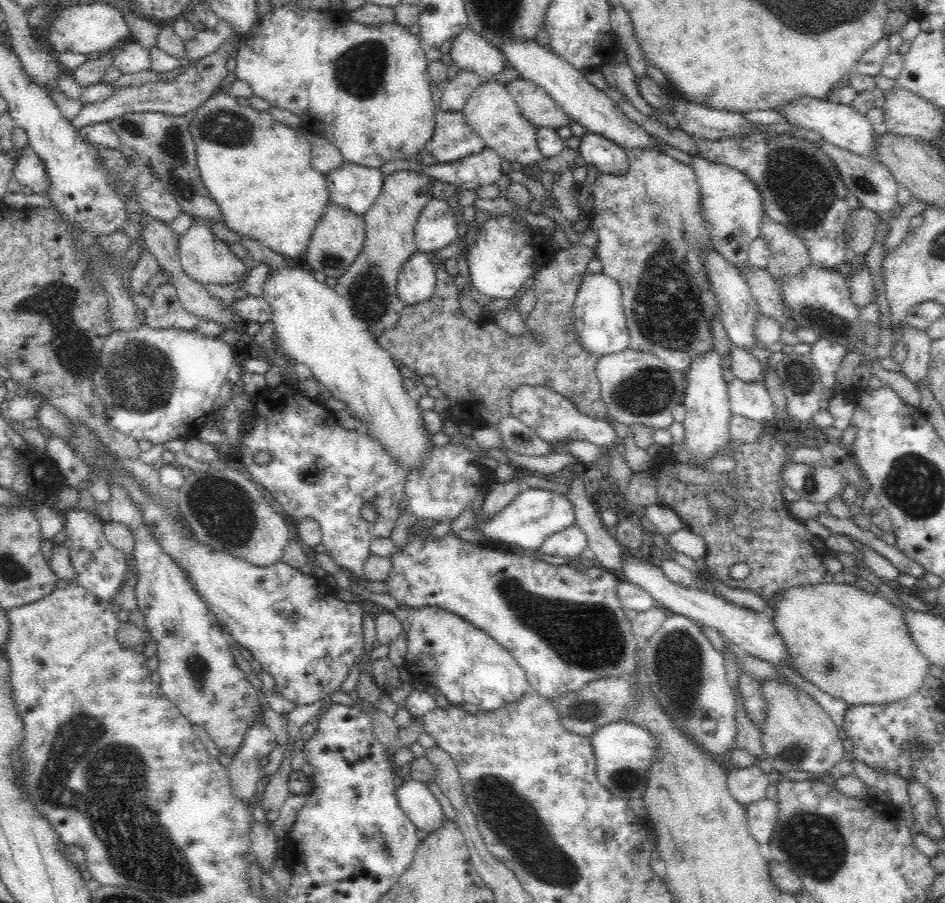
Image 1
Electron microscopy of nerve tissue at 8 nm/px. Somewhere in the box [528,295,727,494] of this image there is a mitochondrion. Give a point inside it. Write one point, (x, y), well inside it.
(648, 391)

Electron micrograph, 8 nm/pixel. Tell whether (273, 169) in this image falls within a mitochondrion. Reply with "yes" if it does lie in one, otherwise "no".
no

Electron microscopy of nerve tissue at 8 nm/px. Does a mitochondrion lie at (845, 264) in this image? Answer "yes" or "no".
no

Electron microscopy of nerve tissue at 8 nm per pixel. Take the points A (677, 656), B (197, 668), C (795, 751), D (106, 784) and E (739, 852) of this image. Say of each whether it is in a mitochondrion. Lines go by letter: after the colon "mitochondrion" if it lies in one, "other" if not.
A: mitochondrion
B: mitochondrion
C: mitochondrion
D: mitochondrion
E: other

